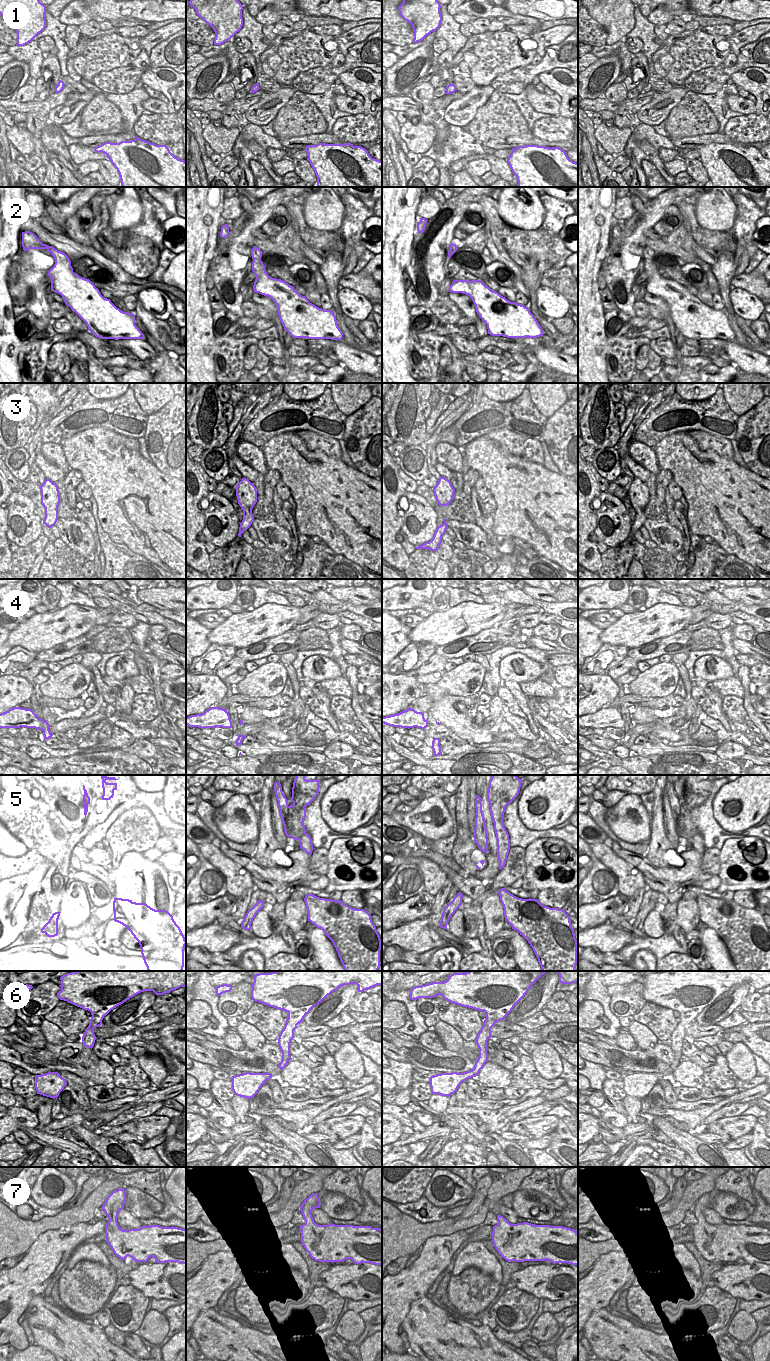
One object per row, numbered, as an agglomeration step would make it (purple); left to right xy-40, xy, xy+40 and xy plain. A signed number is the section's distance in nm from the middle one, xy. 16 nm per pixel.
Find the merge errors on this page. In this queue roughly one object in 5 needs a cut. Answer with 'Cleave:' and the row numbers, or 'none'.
Cleave: 2, 5

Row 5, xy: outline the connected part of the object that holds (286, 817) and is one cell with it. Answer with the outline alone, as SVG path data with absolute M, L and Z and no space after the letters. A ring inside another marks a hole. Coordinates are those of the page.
M280 782L274 783L274 791L278 801L280 816L284 825L284 831L287 837L290 837L290 831L293 828L293 816L289 813L288 800L285 797Z

